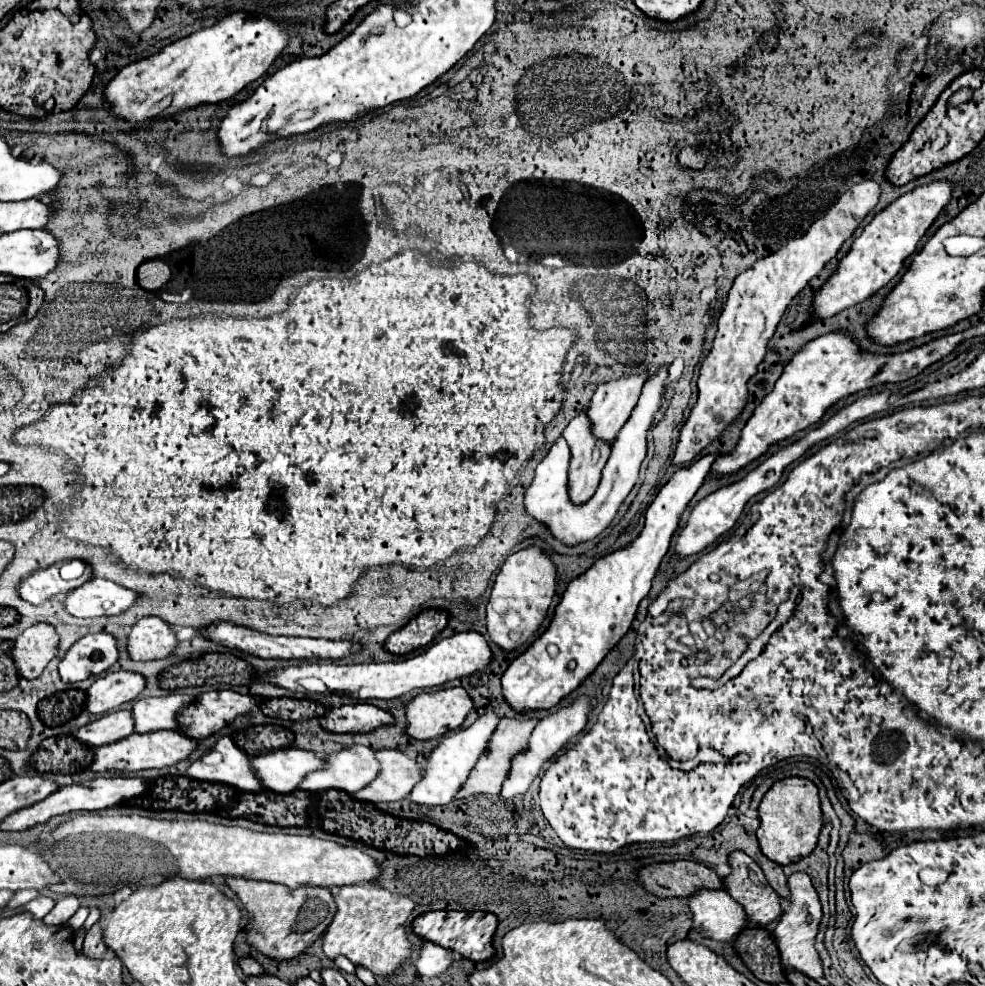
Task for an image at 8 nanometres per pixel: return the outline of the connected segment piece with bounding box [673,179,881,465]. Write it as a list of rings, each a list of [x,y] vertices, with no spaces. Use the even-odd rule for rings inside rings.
[[[873,179],[853,185],[823,217],[809,227],[803,237],[793,239],[777,253],[759,259],[753,269],[735,279],[717,321],[719,329],[713,339],[713,347],[699,369],[699,397],[679,433],[679,443],[673,455],[675,465],[693,461],[709,443],[717,441],[723,431],[737,421],[749,401],[747,381],[757,373],[757,365],[765,359],[767,343],[773,337],[787,305],[809,283],[809,279],[815,277],[837,255],[861,221],[873,211],[879,201],[879,193],[881,189]]]

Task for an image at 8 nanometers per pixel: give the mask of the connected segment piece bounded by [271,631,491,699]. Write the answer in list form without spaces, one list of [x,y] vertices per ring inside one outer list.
[[[469,631],[457,633],[449,639],[441,639],[431,645],[421,655],[399,661],[399,663],[357,663],[357,665],[337,665],[337,663],[303,663],[289,665],[283,669],[273,669],[271,683],[289,691],[305,691],[305,681],[319,679],[327,691],[343,693],[353,699],[393,699],[415,689],[429,689],[443,685],[447,681],[467,677],[475,671],[481,671],[491,663],[491,649],[483,635]]]

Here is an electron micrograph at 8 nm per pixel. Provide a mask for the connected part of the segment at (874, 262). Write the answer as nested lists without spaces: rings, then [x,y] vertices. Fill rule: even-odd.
[[[935,181],[901,195],[887,209],[877,213],[871,219],[871,223],[863,229],[861,237],[855,239],[851,251],[841,259],[837,271],[827,279],[821,291],[817,291],[813,301],[813,315],[817,319],[833,317],[843,309],[865,301],[877,289],[889,283],[903,267],[903,261],[915,251],[919,239],[925,235],[925,231],[931,227],[931,223],[949,203],[949,199],[951,199],[951,183]]]

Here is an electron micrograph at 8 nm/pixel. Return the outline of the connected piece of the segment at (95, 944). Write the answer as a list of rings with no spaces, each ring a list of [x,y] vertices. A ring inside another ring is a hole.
[[[95,923],[95,925],[87,931],[87,937],[85,937],[85,943],[83,943],[83,953],[85,953],[87,957],[93,957],[93,959],[105,957],[107,945],[103,943],[103,927],[101,927],[101,923]]]

